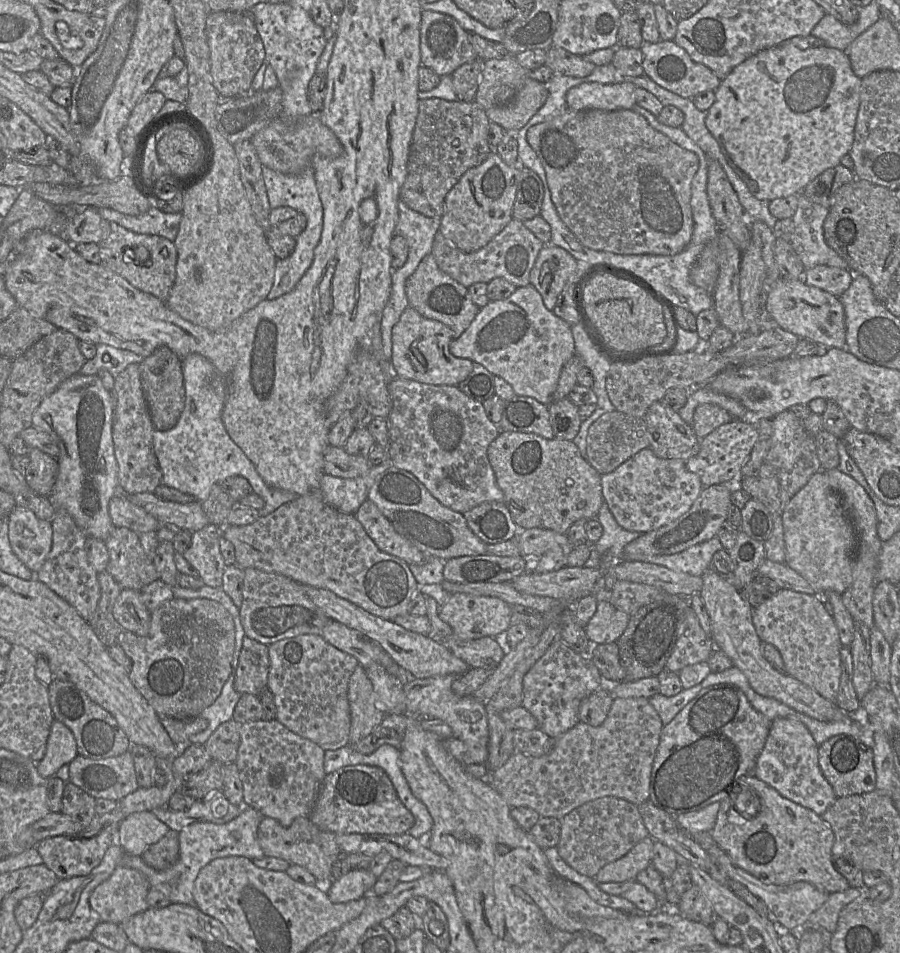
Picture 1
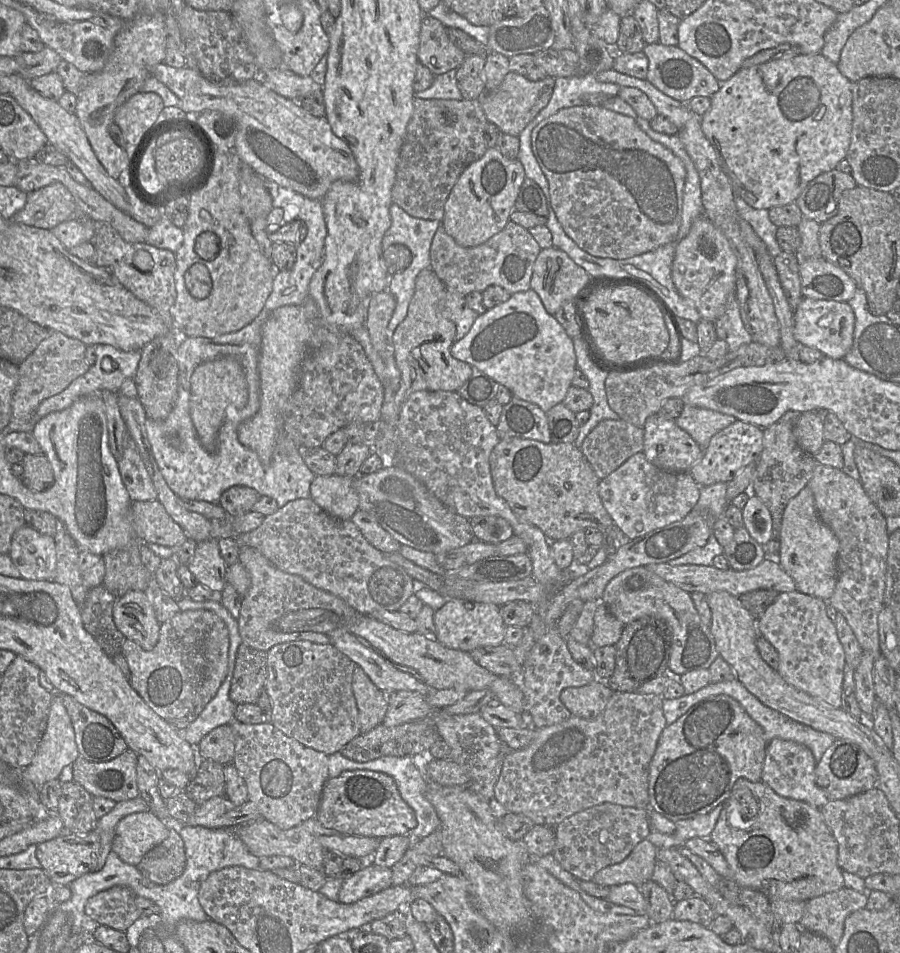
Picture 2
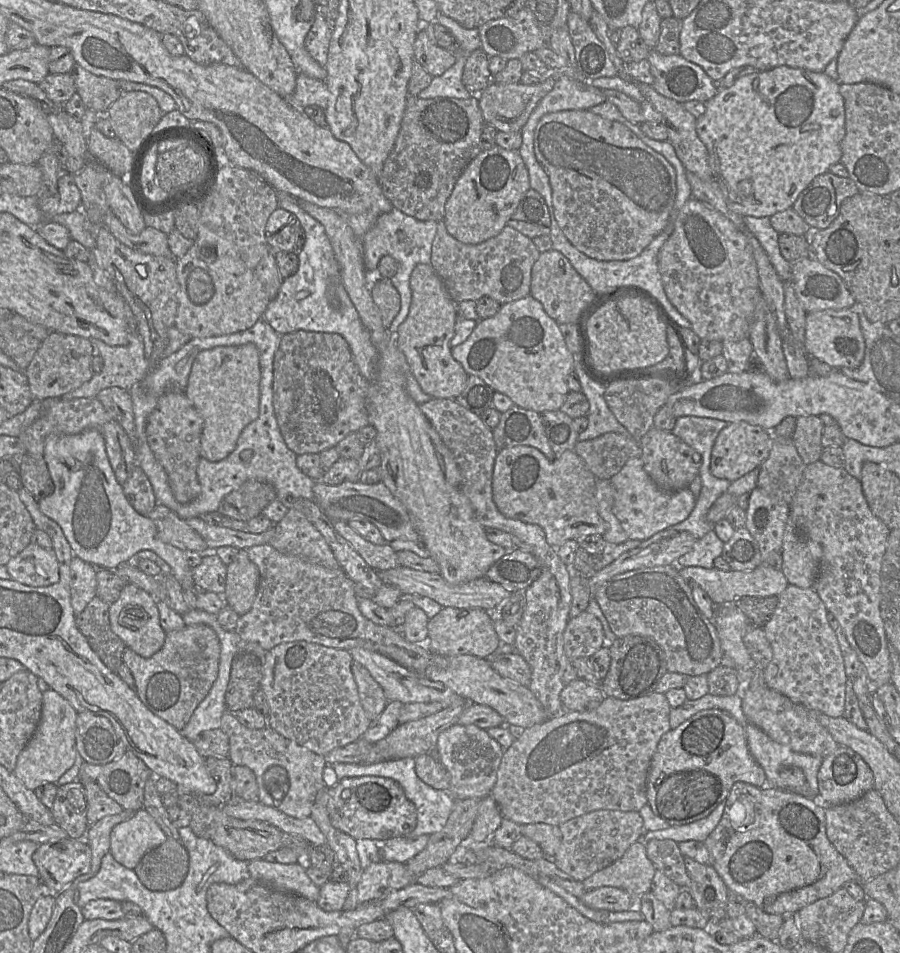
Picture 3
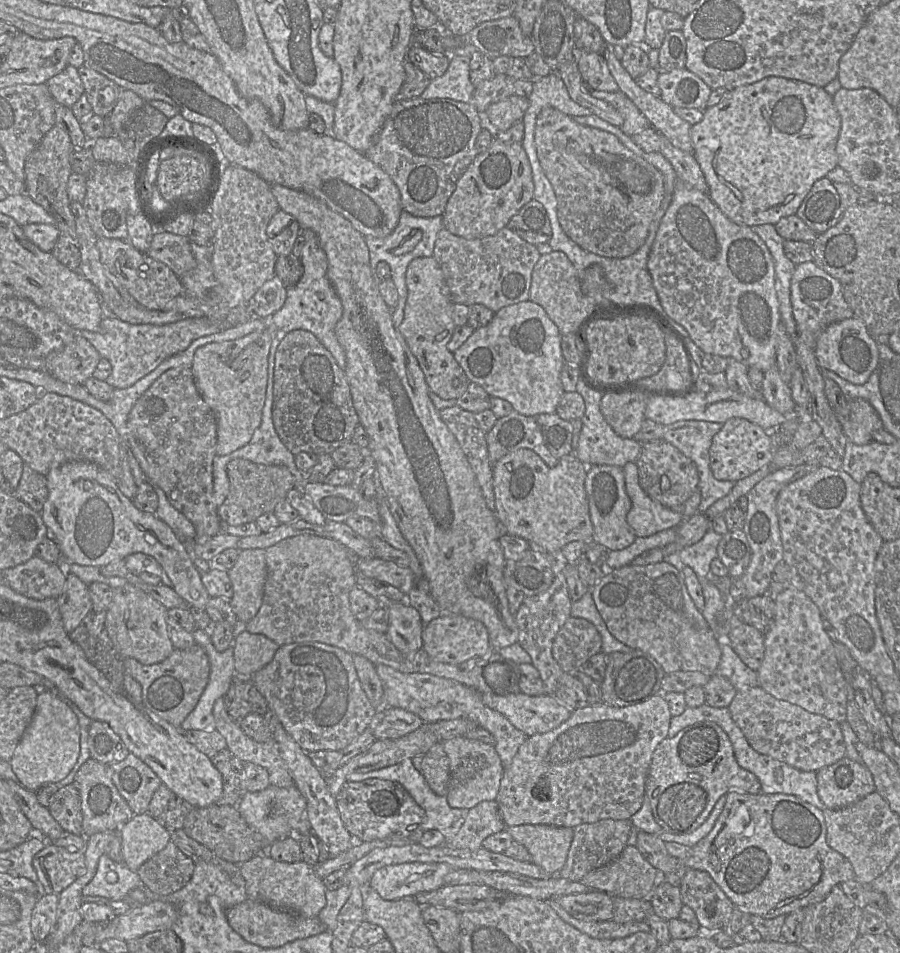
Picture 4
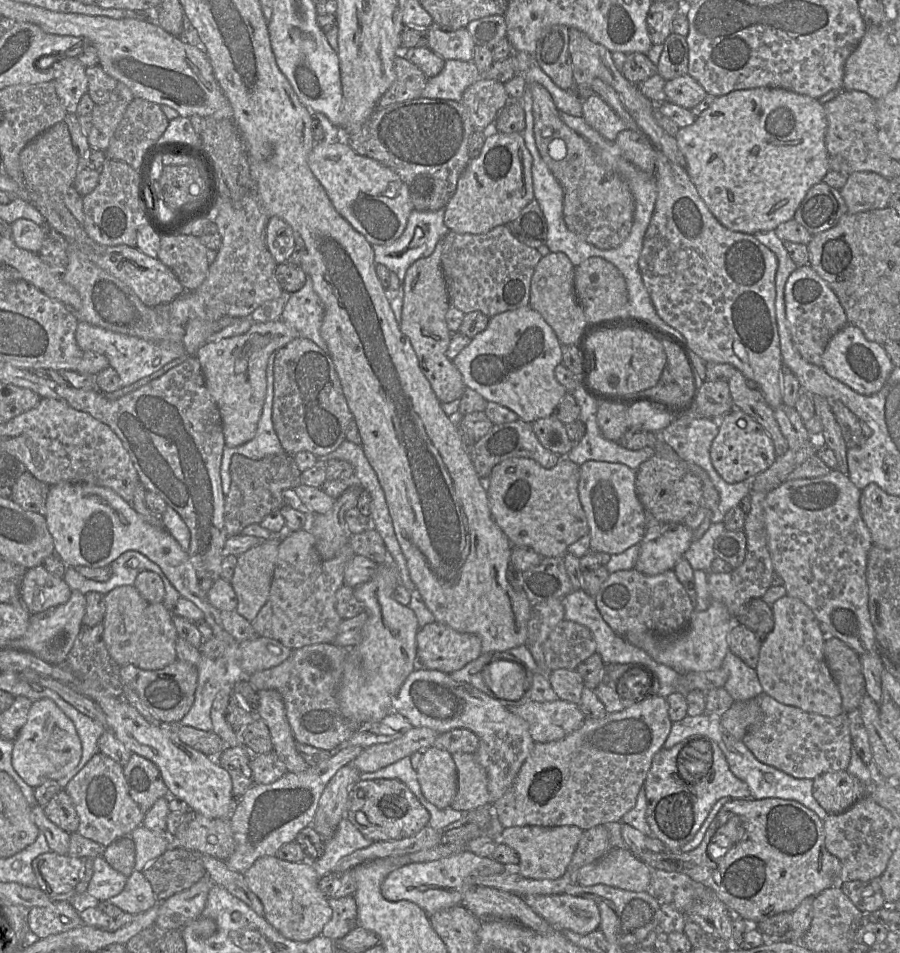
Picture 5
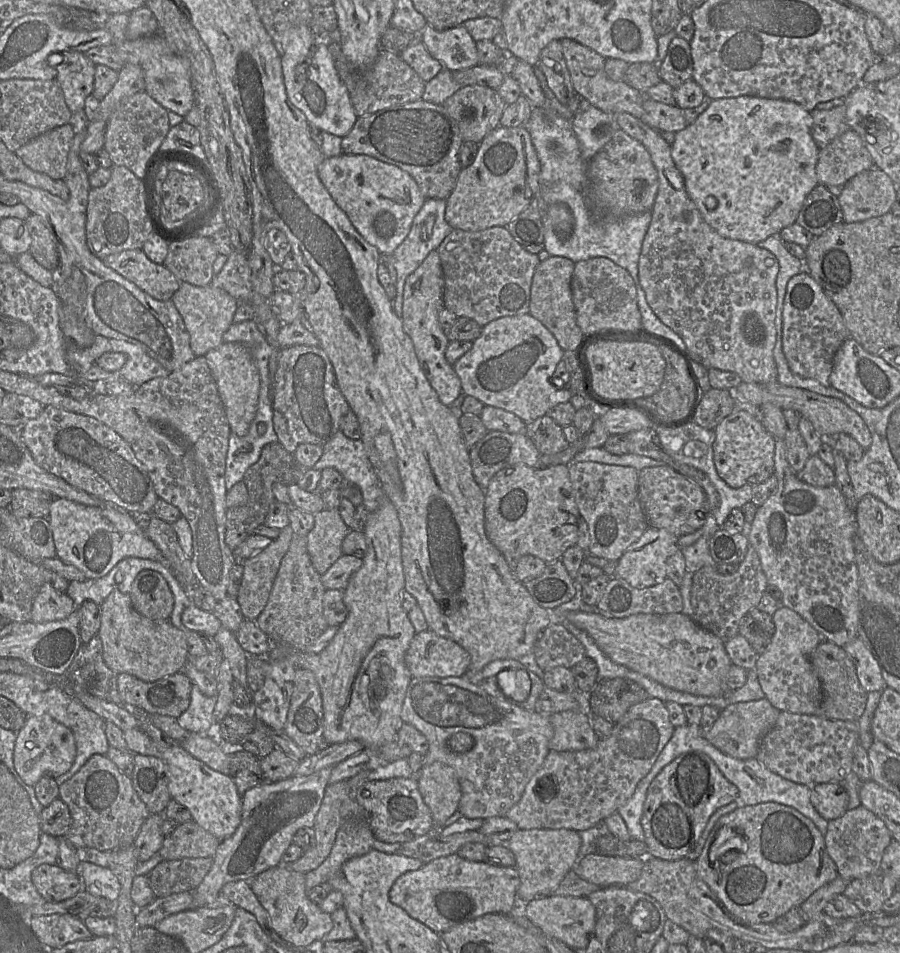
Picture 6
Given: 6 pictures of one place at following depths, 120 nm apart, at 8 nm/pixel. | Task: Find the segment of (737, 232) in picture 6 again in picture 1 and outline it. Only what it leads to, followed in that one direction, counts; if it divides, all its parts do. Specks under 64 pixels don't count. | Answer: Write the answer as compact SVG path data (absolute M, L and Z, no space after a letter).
M785 41L747 58L721 80L719 87L715 90L715 101L707 111L705 124L718 142L728 164L746 184L755 198L767 201L785 198L790 195L801 194L808 183L825 170L839 165L840 159L850 151L854 140L854 129L860 105L860 88L861 78L854 74L845 51L827 46L800 49Z

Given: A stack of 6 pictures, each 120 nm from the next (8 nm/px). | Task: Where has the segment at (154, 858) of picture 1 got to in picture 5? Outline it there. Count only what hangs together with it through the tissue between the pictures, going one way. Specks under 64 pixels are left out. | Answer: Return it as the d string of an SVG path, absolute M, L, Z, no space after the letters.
M170 846L143 871L158 902L187 890L207 875L200 855Z

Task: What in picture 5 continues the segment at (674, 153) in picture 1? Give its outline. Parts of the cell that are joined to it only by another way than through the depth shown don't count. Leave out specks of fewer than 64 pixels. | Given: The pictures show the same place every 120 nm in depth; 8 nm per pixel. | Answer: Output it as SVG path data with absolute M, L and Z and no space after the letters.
M532 83L530 90L536 146L563 189L563 217L567 228L599 249L618 247L629 236L634 215L634 199L627 183L601 162L600 155L582 136L561 120L547 89Z

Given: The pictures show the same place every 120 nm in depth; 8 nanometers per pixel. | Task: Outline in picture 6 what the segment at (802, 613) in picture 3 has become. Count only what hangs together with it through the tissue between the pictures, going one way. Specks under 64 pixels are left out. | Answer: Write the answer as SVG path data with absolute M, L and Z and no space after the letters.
M785 606L774 613L773 623L775 633L772 641L767 650L757 657L754 668L765 699L779 711L817 715L823 700L823 690L810 657L823 638L798 613Z

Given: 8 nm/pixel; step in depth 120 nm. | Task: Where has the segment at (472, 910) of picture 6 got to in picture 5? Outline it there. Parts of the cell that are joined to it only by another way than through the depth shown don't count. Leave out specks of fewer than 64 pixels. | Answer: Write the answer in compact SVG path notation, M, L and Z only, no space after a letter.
M463 849L449 857L424 863L410 863L387 875L381 884L382 896L390 902L402 900L418 905L428 916L461 905L464 894L477 886L477 878L504 872L507 867L490 857L480 857Z

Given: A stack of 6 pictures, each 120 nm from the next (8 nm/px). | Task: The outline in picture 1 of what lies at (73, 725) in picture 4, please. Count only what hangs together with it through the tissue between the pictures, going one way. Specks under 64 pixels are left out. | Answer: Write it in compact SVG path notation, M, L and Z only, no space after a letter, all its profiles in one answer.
M55 719L51 725L45 756L37 763L37 770L42 777L49 779L77 755L74 734L63 722Z

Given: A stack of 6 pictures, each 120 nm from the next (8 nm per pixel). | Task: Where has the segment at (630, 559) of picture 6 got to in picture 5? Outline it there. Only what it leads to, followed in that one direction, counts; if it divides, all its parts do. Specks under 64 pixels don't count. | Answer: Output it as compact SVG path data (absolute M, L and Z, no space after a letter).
M658 523L646 529L634 569L654 576L673 570L690 547L693 531L684 523Z

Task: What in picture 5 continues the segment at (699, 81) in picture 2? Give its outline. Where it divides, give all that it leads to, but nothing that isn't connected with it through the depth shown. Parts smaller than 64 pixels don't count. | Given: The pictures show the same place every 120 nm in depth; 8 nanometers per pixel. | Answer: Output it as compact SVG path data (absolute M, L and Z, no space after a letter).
M688 73L666 81L664 92L668 102L689 110L697 106L707 95L701 84Z

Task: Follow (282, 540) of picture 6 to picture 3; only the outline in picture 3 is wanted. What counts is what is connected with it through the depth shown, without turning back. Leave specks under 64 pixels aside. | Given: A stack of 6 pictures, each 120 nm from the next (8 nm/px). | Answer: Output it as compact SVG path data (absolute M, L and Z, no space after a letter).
M245 549L239 550L232 563L227 565L226 589L223 597L239 616L250 611L253 606L260 573L249 559Z

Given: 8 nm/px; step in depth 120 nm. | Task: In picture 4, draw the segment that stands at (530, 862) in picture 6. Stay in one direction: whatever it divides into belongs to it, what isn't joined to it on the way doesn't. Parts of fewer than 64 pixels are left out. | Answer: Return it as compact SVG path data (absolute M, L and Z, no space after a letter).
M522 824L506 827L514 841L522 844L532 856L532 862L552 876L564 867L573 840L572 827L544 824Z

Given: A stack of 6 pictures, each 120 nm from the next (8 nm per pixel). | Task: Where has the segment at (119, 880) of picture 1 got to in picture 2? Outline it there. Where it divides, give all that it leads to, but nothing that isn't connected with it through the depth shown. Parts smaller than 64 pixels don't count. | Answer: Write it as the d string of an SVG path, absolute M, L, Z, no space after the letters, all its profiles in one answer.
M115 886L90 897L85 913L99 925L132 935L139 930L141 912L135 903L136 895L125 886Z

